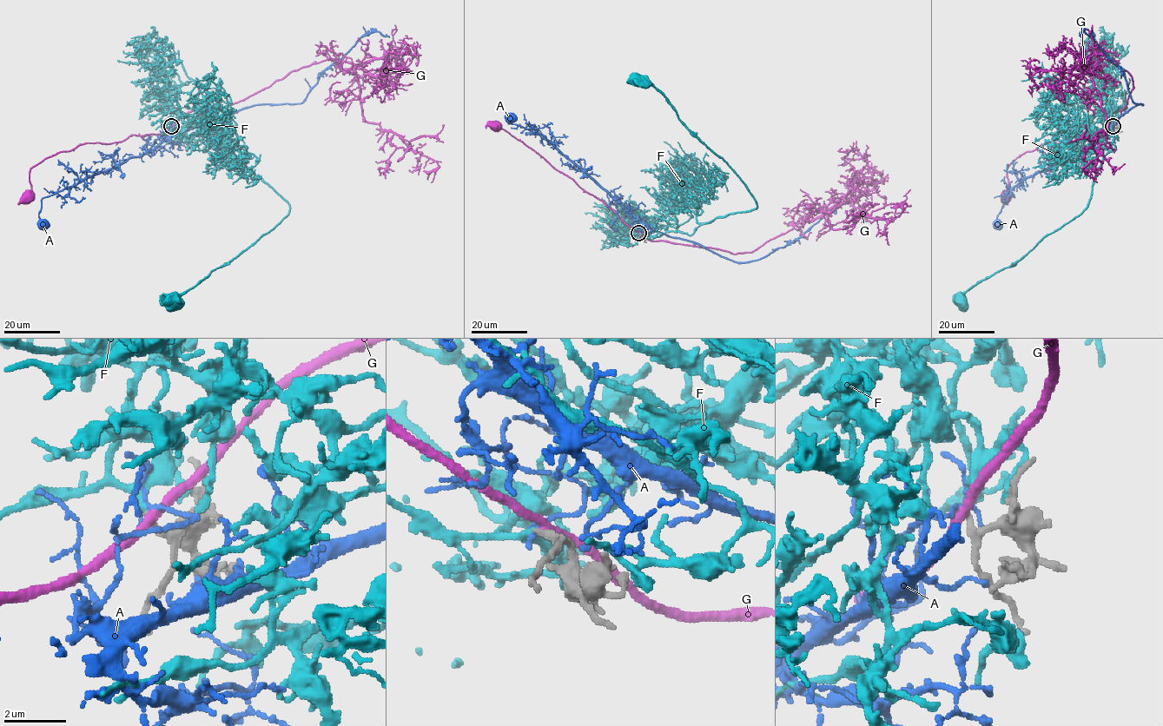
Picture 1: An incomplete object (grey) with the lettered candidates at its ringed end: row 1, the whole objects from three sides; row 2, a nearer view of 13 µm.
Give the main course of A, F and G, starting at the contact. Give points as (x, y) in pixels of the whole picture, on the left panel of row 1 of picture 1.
A: (171, 126), (165, 138), (255, 105), (300, 103), (363, 36), (379, 31), (389, 37)
F: (171, 126), (170, 115), (181, 108), (201, 112), (220, 145), (289, 207), (268, 233), (174, 300)
G: (172, 127), (162, 133), (131, 135), (121, 141), (84, 143), (47, 157), (30, 170), (31, 188), (27, 196)

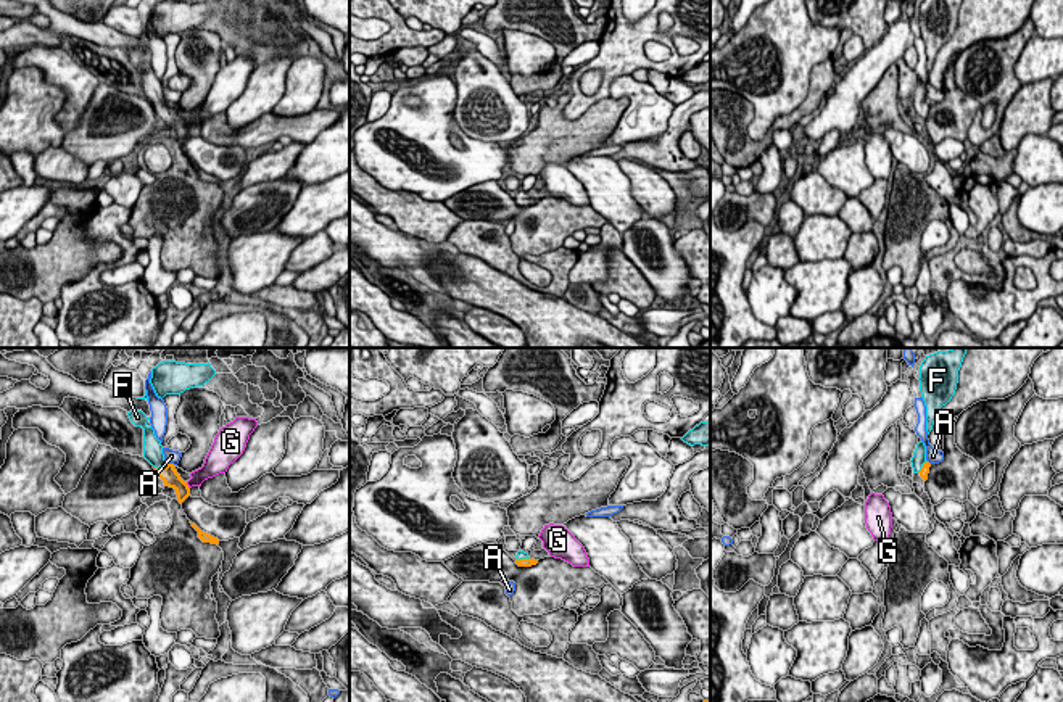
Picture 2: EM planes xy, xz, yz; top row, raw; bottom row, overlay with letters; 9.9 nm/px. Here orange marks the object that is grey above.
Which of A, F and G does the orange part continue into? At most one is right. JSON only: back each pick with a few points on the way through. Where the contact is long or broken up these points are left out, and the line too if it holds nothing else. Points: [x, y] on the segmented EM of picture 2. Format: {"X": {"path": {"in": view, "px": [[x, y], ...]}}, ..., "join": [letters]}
{"F": {"path": {"in": "xy", "px": [[168, 474], [161, 467], [152, 446]]}}, "join": ["F"]}

